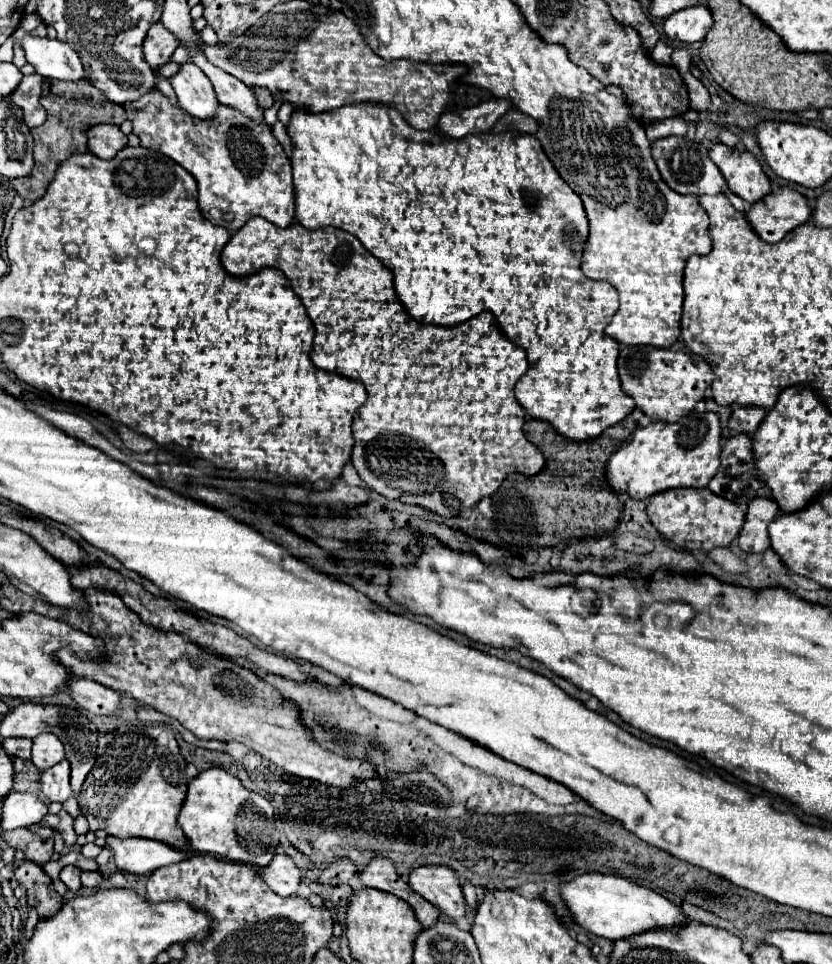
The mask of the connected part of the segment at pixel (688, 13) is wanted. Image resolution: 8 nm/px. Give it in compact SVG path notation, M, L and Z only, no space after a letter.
M706 5L682 9L680 13L668 17L664 23L666 37L670 41L680 41L680 43L702 41L710 29L712 29L712 17Z

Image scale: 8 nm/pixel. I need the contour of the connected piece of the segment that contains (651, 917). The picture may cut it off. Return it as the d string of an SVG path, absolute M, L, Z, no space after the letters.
M584 873L580 877L574 877L568 883L560 885L560 897L564 905L568 907L572 921L580 925L582 929L616 941L616 939L626 939L632 935L638 935L646 929L656 929L656 927L674 927L686 921L682 909L668 901L666 897L658 895L652 889L640 887L636 883L630 883L624 877L618 875L602 875L602 873Z

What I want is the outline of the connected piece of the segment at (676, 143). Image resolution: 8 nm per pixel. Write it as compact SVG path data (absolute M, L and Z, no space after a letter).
M662 137L652 143L652 157L658 165L660 177L680 195L716 195L726 189L726 181L720 169L708 157L708 149L688 137Z

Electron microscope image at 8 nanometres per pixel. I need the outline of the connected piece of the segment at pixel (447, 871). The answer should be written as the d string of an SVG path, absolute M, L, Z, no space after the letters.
M418 867L410 873L408 885L434 907L438 907L444 915L452 919L460 919L466 915L466 901L460 889L460 881L450 867Z

